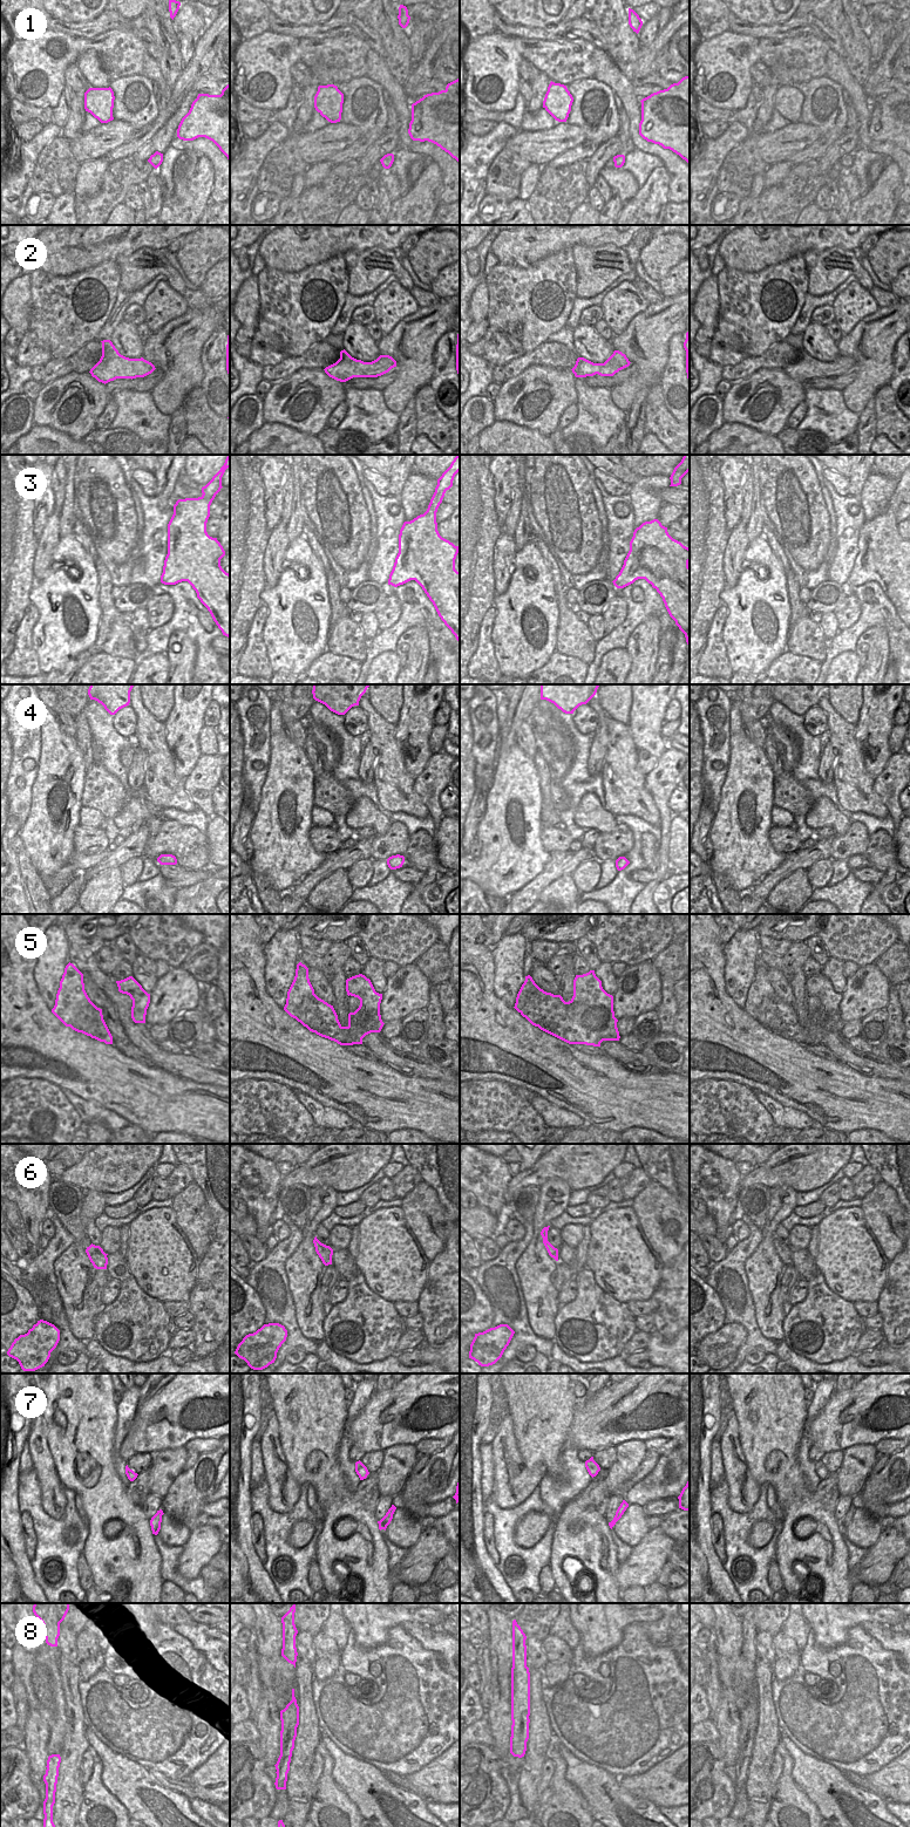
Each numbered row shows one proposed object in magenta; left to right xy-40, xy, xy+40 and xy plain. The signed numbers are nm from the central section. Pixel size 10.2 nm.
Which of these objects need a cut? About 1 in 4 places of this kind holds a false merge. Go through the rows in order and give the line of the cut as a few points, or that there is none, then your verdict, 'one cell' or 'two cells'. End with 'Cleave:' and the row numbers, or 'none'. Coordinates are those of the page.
1: no cut | one cell
2: no cut | one cell
3: no cut | one cell
4: no cut | one cell
5: xy-40 (102, 1015), (100, 1018), (89, 1018), (88, 1029), (85, 1034) | two cells
6: no cut | one cell
7: no cut | one cell
8: no cut | one cell
Cleave: 5

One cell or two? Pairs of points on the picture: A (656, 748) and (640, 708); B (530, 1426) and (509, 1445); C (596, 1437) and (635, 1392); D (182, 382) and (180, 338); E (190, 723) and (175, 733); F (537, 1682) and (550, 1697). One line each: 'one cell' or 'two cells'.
A: one cell
B: two cells
C: one cell
D: one cell
E: one cell
F: two cells

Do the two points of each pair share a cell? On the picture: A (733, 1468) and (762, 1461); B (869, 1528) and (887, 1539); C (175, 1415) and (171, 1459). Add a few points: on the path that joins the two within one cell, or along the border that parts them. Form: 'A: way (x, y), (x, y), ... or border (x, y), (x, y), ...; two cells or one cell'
A: border (738, 1439), (748, 1472), (760, 1485); two cells
B: border (882, 1529), (878, 1539), (867, 1549); two cells
C: border (184, 1445), (163, 1449), (154, 1454); two cells

